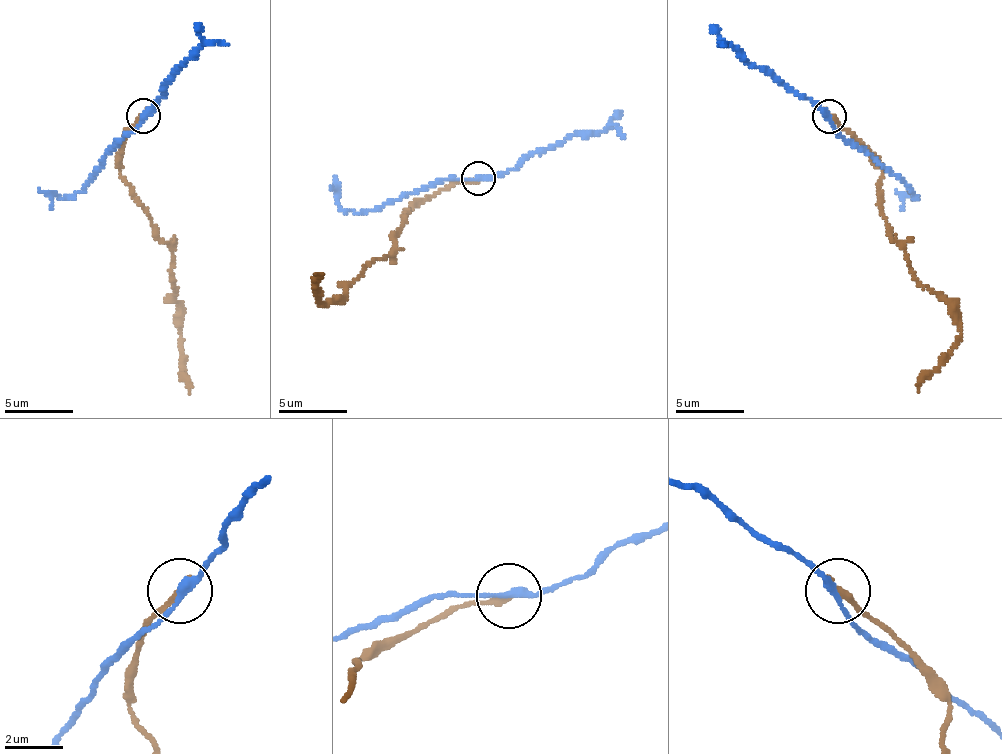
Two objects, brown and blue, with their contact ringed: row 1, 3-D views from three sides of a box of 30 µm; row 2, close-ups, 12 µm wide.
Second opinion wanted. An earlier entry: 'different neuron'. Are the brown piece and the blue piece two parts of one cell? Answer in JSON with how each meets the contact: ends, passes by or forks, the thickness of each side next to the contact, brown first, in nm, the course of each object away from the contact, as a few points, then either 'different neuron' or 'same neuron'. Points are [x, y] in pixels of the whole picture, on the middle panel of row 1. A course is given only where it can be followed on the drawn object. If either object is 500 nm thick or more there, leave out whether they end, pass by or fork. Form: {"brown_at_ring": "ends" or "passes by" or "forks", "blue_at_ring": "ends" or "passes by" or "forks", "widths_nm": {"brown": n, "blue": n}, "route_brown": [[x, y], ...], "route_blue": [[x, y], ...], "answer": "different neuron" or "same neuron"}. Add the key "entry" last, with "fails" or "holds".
{"brown_at_ring": "ends", "blue_at_ring": "passes by", "widths_nm": {"brown": 240, "blue": 240}, "route_brown": [[478, 179], [442, 189], [403, 212], [388, 256], [370, 266], [343, 296], [322, 306], [313, 292], [315, 274]], "route_blue": [[478, 179], [450, 179], [358, 213], [338, 203], [336, 176]], "answer": "different neuron", "entry": "holds"}

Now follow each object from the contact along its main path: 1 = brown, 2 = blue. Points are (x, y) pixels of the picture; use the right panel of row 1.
1: (830, 115), (882, 171), (879, 194), (893, 242), (915, 279), (948, 306), (961, 334), (918, 392)
2: (830, 115), (841, 136), (865, 147), (912, 188), (915, 196), (900, 196), (896, 189)

